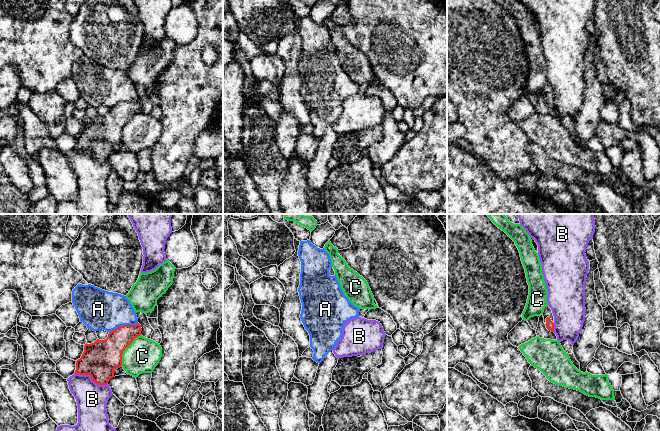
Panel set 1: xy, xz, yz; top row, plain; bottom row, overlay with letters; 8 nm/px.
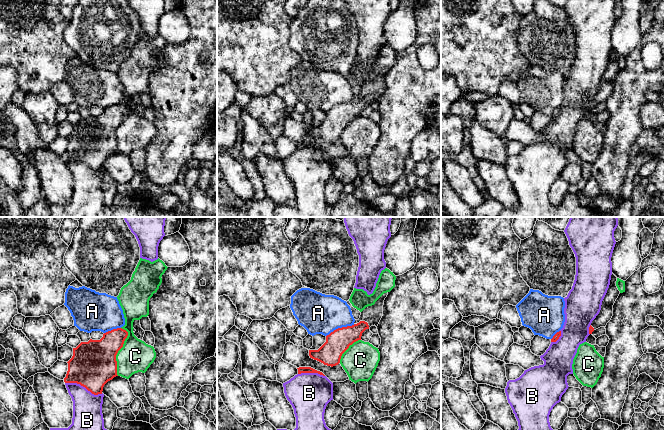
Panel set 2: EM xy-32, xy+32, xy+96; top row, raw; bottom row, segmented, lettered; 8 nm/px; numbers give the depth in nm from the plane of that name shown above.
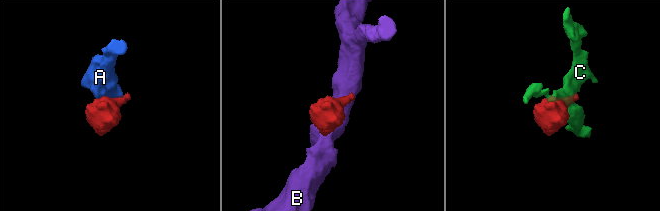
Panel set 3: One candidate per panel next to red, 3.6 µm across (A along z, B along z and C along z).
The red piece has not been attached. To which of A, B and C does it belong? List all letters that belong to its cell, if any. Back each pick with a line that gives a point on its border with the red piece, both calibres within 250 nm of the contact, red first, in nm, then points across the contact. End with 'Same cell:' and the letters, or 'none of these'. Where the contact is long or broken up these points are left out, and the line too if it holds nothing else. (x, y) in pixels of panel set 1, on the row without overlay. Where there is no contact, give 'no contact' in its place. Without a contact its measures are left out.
Same cell: none of these

